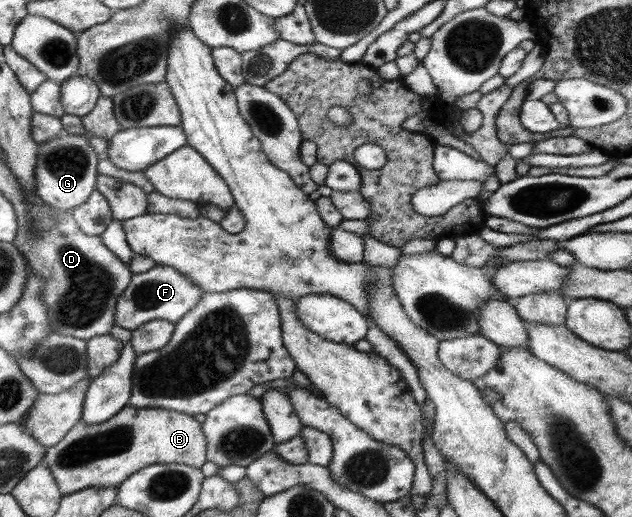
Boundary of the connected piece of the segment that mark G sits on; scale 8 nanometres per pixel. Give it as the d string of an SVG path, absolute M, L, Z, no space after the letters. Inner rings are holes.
M63 131L54 138L44 140L38 145L34 164L36 195L51 208L71 210L78 207L95 189L98 160L94 148L88 144L84 135L78 136Z

